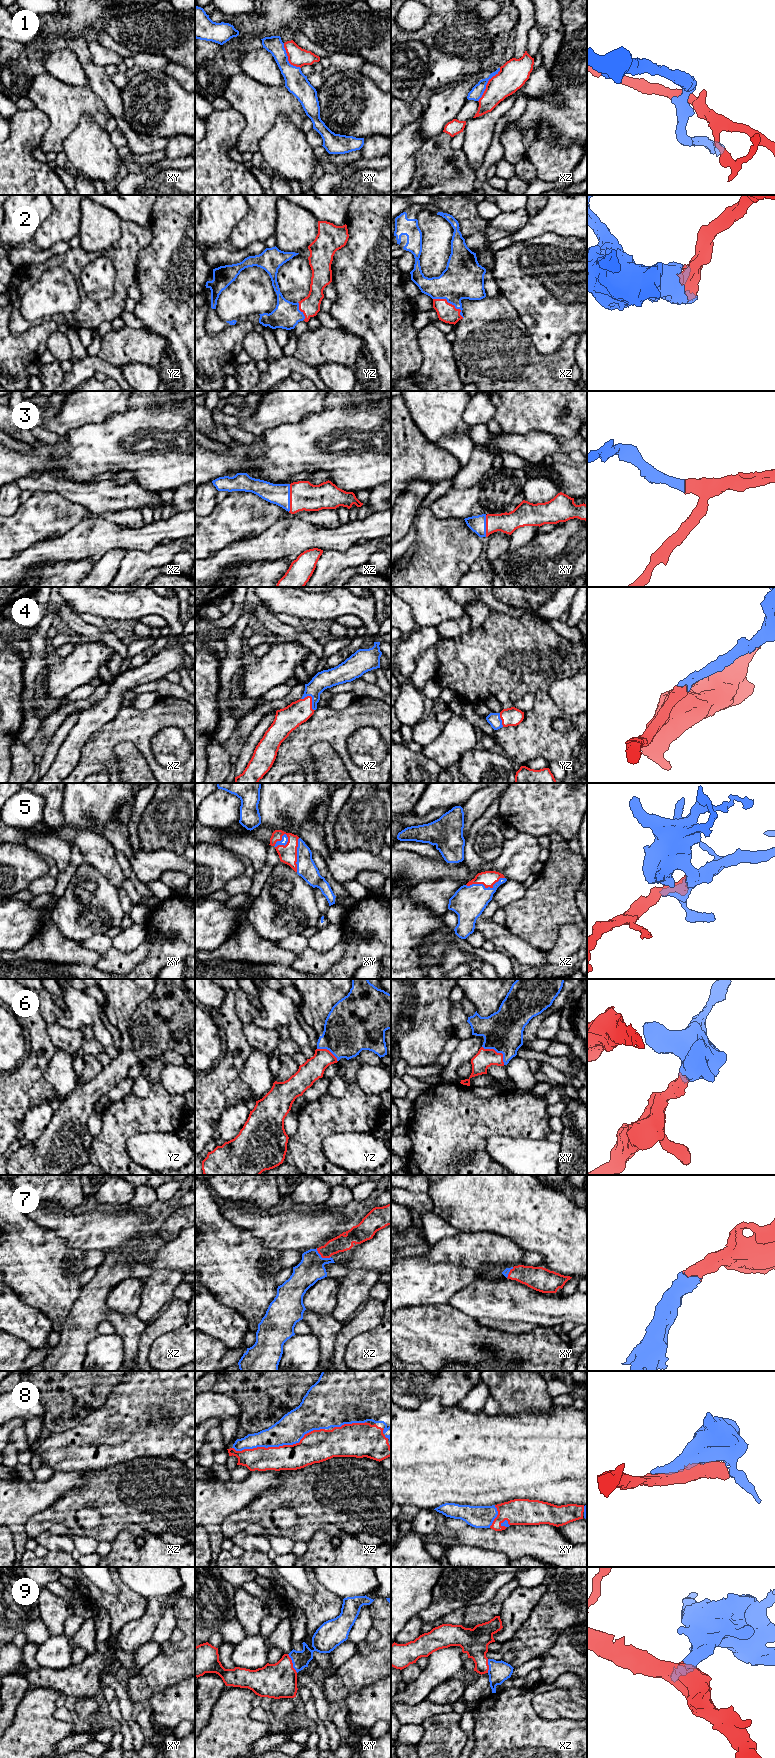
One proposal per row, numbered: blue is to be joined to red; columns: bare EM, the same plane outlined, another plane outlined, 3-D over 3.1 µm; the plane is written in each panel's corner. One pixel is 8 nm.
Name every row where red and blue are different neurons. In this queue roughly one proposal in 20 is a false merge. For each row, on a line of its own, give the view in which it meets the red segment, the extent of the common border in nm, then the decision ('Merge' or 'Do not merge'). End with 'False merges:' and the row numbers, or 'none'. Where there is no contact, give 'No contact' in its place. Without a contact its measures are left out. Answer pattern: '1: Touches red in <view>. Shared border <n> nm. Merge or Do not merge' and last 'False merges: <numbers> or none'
1: Touches red in xz. Shared border 320 nm. Do not merge
2: Touches red in xz. Shared border 300 nm. Merge
3: Touches red in xz. Shared border 220 nm. Merge
4: Touches red in xz. Shared border 150 nm. Merge
5: Touches red in xz. Shared border 320 nm. Merge
6: Touches red in xy. Shared border 240 nm. Merge
7: Touches red in xz. Shared border 140 nm. Merge
8: Touches red in xz. Shared border 750 nm. Merge
9: Touches red in xy. Shared border 170 nm. Merge
False merges: 1

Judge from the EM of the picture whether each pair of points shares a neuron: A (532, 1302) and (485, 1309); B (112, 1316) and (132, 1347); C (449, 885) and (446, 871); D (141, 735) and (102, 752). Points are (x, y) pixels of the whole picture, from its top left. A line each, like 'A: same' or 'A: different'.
A: same
B: same
C: different
D: same

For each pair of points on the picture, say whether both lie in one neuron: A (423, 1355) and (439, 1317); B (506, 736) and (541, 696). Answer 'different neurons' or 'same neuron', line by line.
A: same neuron
B: same neuron

